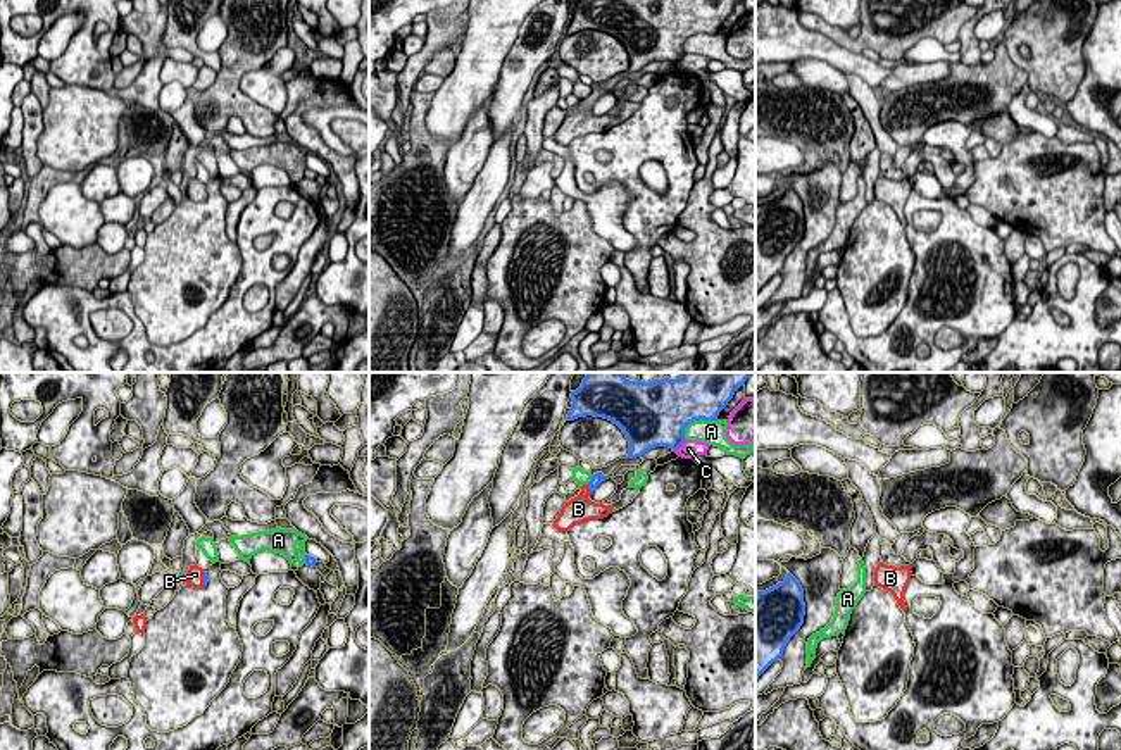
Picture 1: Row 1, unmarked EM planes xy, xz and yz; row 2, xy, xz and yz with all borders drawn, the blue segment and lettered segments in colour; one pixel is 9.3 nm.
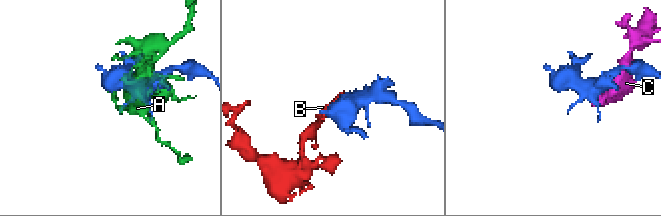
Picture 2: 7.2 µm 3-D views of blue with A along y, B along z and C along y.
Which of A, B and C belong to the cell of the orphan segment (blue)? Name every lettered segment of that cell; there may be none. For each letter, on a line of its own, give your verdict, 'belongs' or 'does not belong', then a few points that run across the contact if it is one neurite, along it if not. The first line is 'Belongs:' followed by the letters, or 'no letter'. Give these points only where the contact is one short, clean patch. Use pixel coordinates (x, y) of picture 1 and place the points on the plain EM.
Belongs: B
A: does not belong
B: belongs
C: does not belong

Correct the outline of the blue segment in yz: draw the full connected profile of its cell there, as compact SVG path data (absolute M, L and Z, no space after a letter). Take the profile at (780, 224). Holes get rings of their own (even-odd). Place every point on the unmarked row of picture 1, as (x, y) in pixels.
M790 186L783 197L755 207L755 295L783 269L804 229L804 203Z

